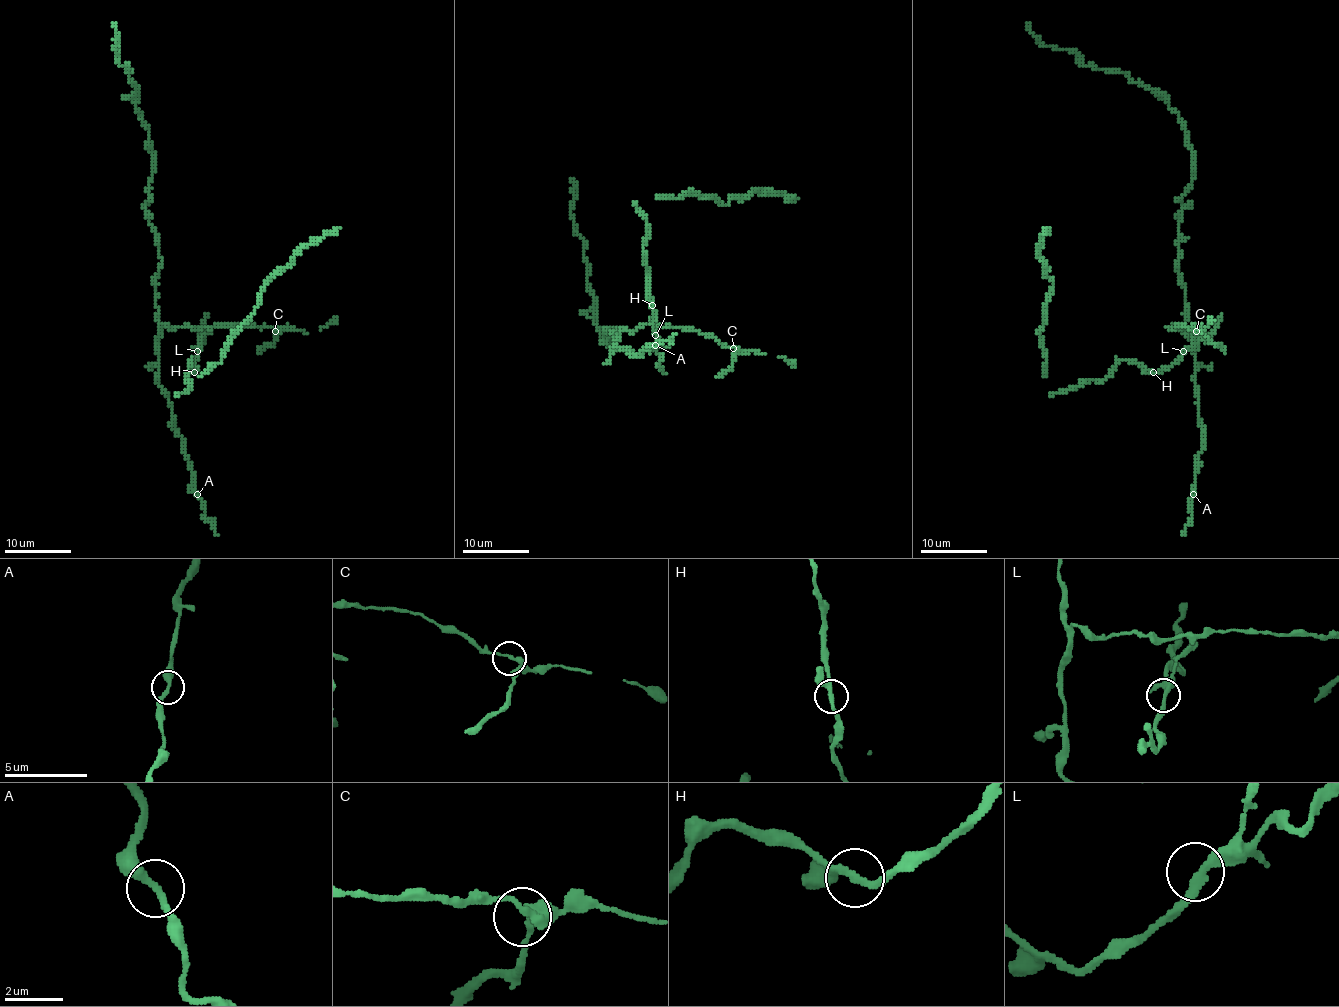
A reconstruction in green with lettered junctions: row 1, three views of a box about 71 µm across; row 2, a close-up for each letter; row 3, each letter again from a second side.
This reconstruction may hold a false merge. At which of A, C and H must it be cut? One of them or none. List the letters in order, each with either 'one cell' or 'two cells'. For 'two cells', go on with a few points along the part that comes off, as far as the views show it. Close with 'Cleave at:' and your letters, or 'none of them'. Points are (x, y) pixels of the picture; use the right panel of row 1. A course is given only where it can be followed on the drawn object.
A: one cell
C: one cell
H: one cell
Cleave at: none of them

